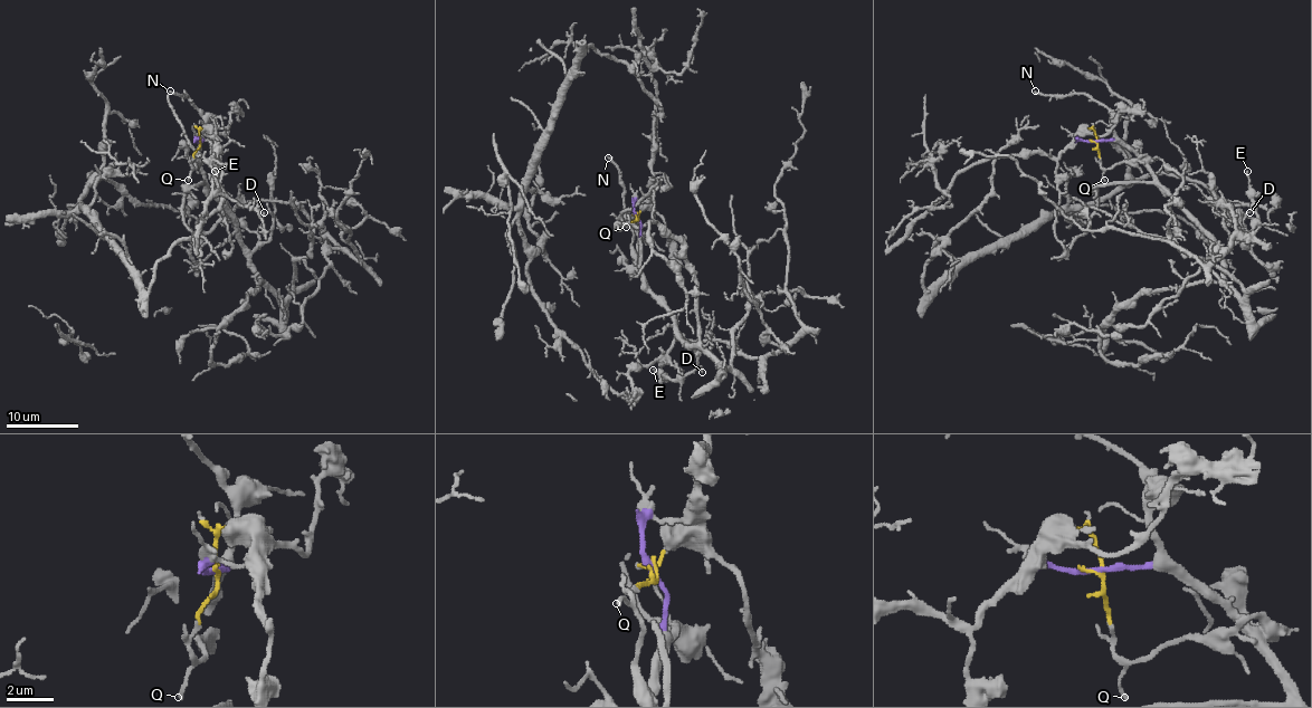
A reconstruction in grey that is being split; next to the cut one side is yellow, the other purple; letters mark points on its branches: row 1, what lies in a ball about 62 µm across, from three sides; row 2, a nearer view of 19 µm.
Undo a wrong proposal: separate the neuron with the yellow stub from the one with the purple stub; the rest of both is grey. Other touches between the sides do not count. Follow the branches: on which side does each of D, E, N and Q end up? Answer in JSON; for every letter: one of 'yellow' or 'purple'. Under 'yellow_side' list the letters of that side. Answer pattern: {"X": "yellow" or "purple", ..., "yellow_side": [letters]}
{"D": "purple", "E": "purple", "N": "purple", "Q": "yellow", "yellow_side": ["Q"]}

